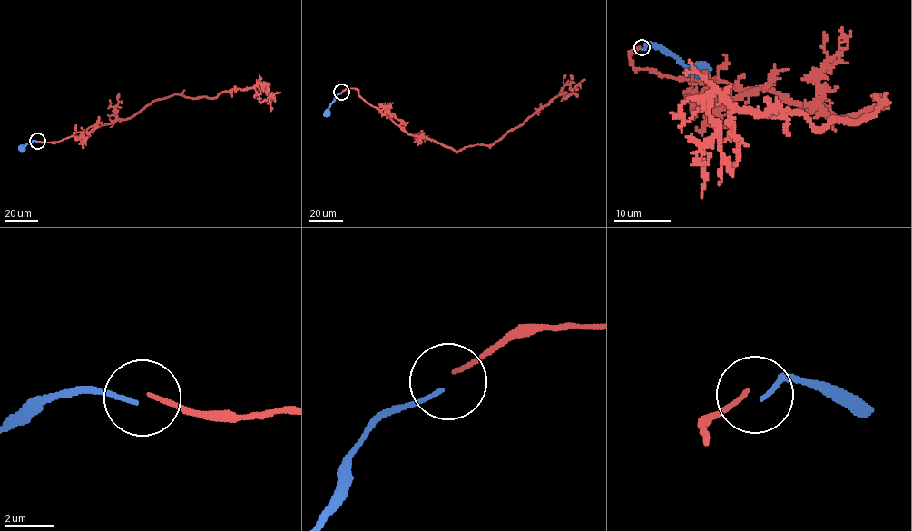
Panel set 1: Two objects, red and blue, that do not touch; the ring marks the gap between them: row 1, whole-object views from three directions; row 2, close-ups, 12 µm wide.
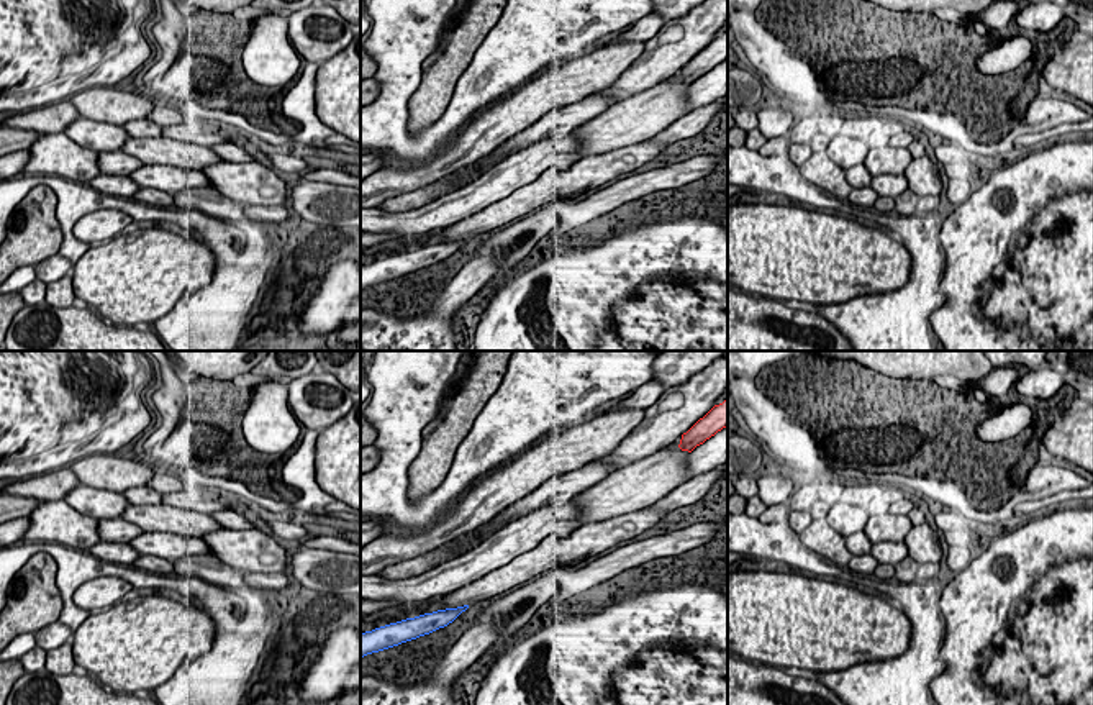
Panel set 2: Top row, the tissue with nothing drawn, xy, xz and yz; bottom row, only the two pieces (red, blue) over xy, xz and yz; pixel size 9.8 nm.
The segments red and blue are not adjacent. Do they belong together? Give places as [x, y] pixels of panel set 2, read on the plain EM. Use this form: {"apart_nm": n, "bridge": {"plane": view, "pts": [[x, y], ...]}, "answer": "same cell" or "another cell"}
{"apart_nm": 2600, "bridge": {"plane": "xz", "pts": [[679, 79], [467, 238]]}, "answer": "another cell"}

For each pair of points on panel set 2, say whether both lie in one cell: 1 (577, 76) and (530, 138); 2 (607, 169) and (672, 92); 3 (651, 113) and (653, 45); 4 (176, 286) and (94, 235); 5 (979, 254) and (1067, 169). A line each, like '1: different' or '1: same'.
1: different
2: different
3: different
4: different
5: same

